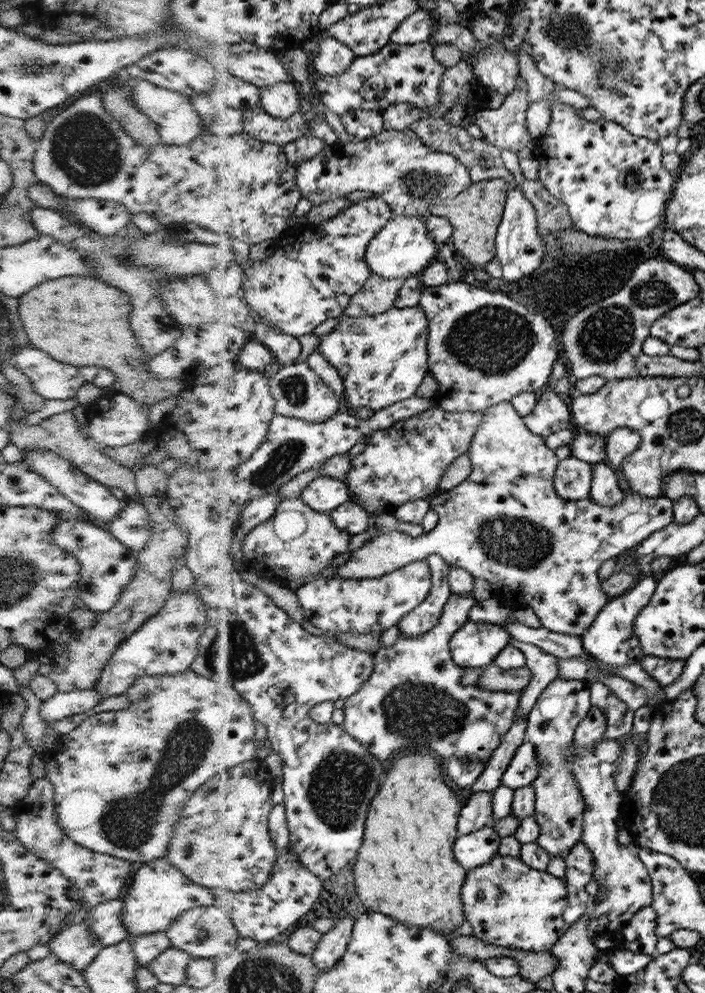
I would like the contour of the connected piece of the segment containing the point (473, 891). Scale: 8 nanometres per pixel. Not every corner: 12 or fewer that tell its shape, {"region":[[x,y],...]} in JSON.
{"region":[[495,854],[470,869],[472,935],[546,952],[567,930],[564,879]]}

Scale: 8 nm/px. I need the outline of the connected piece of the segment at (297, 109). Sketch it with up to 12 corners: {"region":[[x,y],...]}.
{"region":[[291,82],[264,87],[261,104],[288,120],[301,112],[300,90]]}

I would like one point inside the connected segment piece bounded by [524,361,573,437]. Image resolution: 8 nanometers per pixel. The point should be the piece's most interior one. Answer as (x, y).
(551, 414)

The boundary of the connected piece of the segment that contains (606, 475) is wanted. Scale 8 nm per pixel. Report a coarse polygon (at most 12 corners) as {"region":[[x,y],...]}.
{"region":[[605,460],[593,463],[589,498],[602,506],[623,501],[614,472]]}

